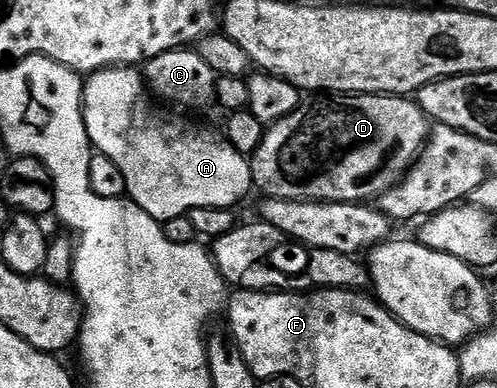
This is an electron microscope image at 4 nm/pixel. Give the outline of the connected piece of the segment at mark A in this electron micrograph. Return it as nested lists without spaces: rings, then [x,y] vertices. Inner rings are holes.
[[[105,67],[103,71],[91,72],[84,84],[84,124],[88,136],[99,154],[110,157],[122,169],[127,198],[157,221],[187,215],[199,207],[235,208],[235,203],[242,202],[254,187],[249,156],[238,153],[219,130],[211,131],[196,123],[171,123],[162,112],[152,108],[151,102],[141,72],[132,67]]]

